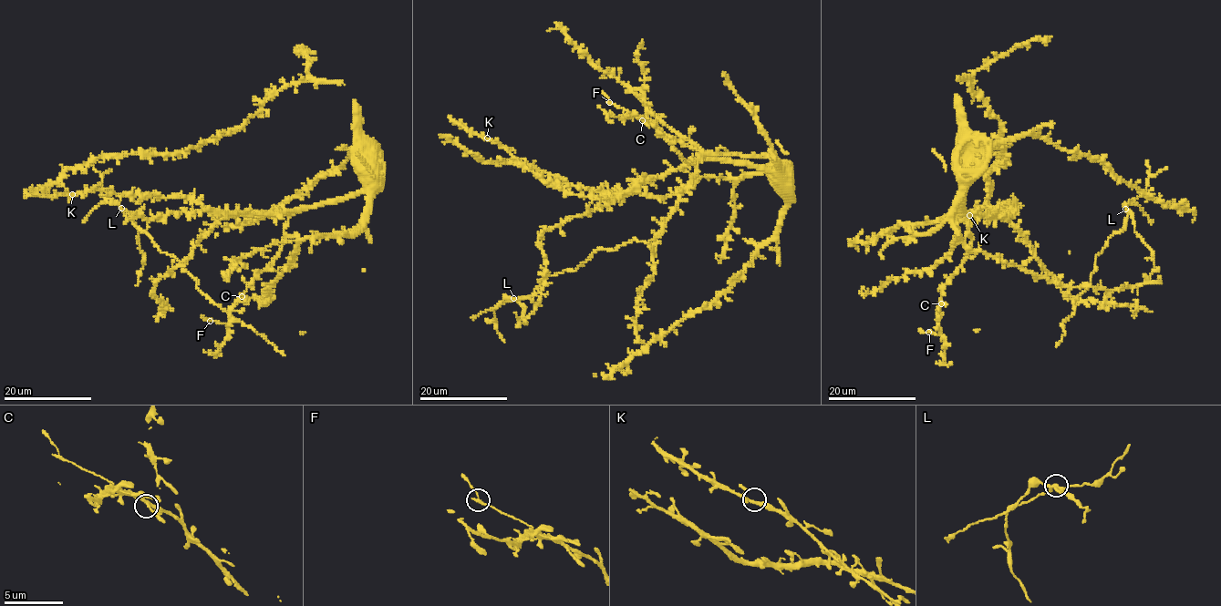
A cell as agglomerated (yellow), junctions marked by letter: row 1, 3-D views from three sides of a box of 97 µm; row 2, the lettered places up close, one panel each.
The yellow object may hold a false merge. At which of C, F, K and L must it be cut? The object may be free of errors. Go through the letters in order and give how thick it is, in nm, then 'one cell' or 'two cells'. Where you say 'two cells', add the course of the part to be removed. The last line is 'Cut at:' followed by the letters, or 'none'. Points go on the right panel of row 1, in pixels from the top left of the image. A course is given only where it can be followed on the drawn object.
C: 260 nm | one cell
F: 240 nm | one cell
K: 260 nm | one cell
L: 220 nm | two cells | (1125, 209), (1133, 216), (1135, 232), (1152, 251), (1154, 267), (1146, 282)
Cut at: L

